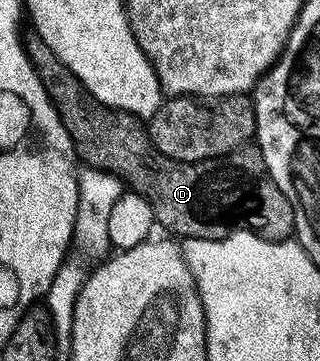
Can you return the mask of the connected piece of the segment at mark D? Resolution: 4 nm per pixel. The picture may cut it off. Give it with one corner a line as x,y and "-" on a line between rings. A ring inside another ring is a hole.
26,31
23,43
33,69
39,74
39,82
43,82
43,90
47,90
47,98
51,98
71,138
76,155
80,159
82,156
86,165
116,174
132,191
148,197
158,225
161,223
178,232
173,233
178,237
190,240
214,239
213,220
217,224
226,220
233,224
229,226
240,226
265,240
288,240
294,235
291,202
283,190
275,186
256,147
246,146
226,156
197,160
194,164
163,156
149,143
146,125
138,117
104,108
96,102
85,104
87,93
79,78
75,78
73,71
53,53
51,46
41,41
38,32
-
213,180
221,184
214,192

